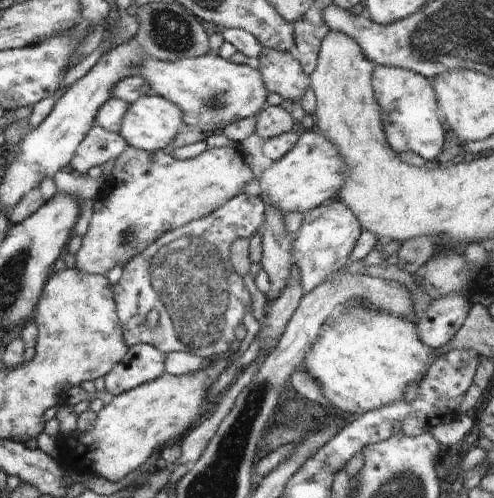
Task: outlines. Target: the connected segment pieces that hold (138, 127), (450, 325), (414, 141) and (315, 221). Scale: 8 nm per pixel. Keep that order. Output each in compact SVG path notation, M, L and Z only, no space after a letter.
M152 94L144 95L129 105L119 133L130 147L153 153L164 150L184 127L183 114L178 106L163 96Z
M462 294L433 300L421 319L413 319L421 341L431 349L446 346L464 324L471 306L468 296Z
M375 65L371 83L381 110L384 136L390 148L398 155L410 150L426 161L434 160L442 152L445 131L430 80L408 69Z
M342 201L322 203L303 212L304 219L293 236L294 261L301 274L303 294L307 295L323 282L323 278L347 265L361 235L361 226L352 211Z

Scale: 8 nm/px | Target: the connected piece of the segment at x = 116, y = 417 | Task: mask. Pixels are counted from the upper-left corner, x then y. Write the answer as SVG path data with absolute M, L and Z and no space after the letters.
M250 307L242 318L247 335L240 342L236 352L218 358L212 366L198 369L192 374L176 376L165 372L153 381L116 395L98 412L92 430L82 432L76 428L69 437L58 439L56 436L59 452L56 460L60 466L71 472L89 473L118 482L130 472L140 468L157 450L156 448L161 448L160 446L164 446L168 440L182 436L204 414L208 403L205 399L210 385L227 369L231 359L236 361L242 357L260 331L261 322L255 319L252 312L253 309Z

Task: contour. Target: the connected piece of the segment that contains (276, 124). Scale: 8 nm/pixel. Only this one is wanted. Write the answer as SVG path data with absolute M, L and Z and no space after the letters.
M280 105L266 106L256 116L256 120L254 134L264 140L298 129L292 115Z

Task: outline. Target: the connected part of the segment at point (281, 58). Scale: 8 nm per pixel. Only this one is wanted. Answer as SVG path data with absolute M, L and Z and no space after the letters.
M264 49L260 53L259 73L269 93L277 92L284 99L300 100L311 89L311 78L303 71L302 65L288 51Z

